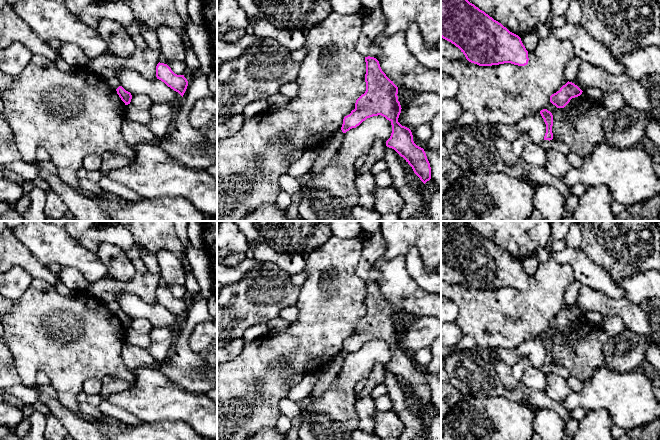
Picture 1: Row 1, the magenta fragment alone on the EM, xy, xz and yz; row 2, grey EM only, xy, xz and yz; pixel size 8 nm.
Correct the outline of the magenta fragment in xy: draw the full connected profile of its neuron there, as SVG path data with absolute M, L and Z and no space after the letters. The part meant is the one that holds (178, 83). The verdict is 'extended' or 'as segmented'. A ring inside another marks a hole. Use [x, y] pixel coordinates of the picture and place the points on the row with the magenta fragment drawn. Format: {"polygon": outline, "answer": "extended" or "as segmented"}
{"polygon": "M159 62L156 66L156 77L183 97L188 86L184 75L175 74L167 64Z", "answer": "as segmented"}

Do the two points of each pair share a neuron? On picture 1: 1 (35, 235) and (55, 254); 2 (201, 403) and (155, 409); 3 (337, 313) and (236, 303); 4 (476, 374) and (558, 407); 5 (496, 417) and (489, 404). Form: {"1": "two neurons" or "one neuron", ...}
{"1": "one neuron", "2": "one neuron", "3": "two neurons", "4": "one neuron", "5": "one neuron"}

